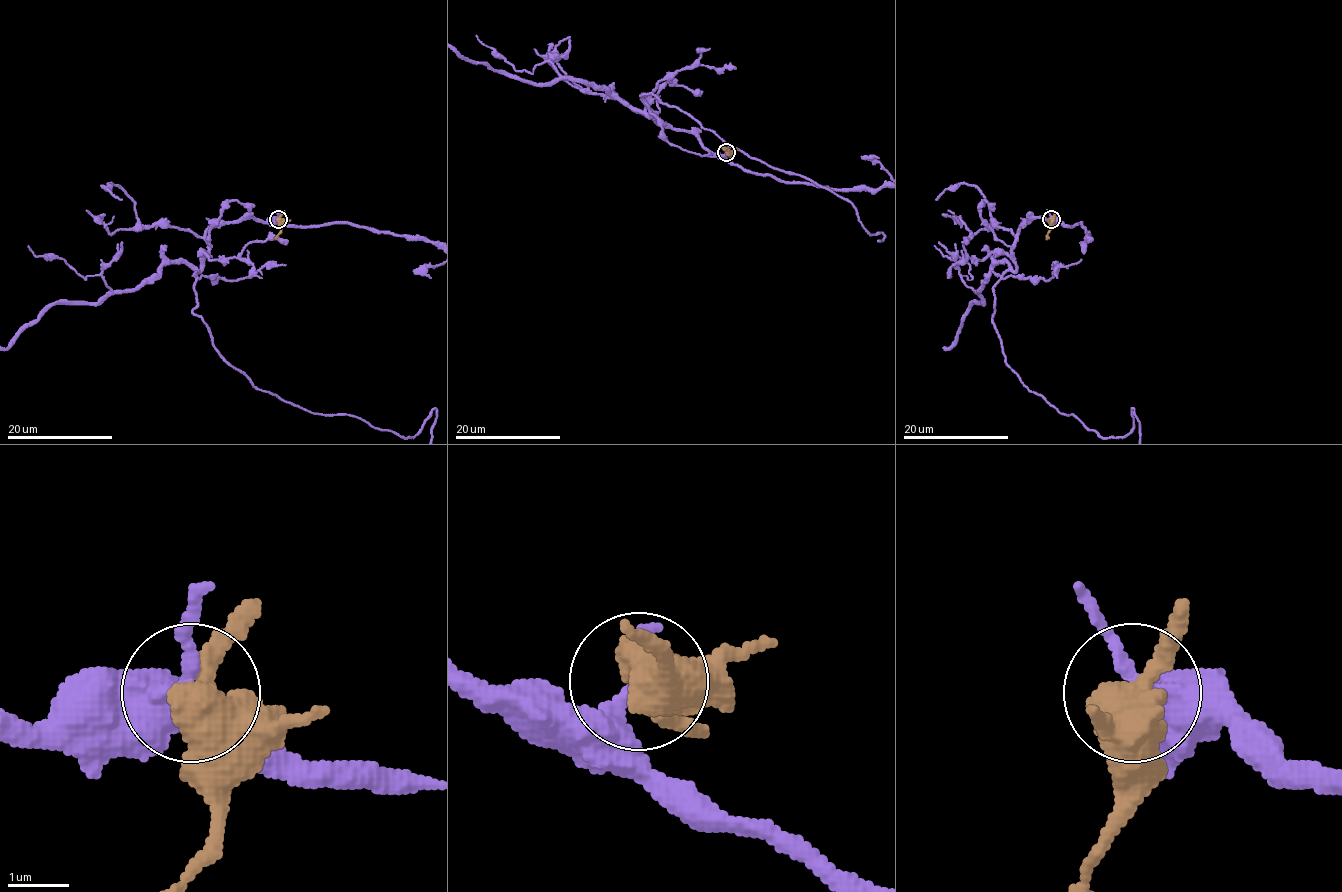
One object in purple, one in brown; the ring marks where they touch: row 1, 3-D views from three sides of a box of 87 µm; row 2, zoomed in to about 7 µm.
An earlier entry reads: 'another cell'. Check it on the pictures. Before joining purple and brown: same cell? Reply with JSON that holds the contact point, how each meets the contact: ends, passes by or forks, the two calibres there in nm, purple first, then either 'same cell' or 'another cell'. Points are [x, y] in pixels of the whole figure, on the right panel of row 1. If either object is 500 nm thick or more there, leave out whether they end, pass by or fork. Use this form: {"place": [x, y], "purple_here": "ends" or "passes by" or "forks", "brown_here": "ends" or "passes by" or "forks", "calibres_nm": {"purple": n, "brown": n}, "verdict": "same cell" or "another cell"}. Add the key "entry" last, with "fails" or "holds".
{"place": [1051, 219], "calibres_nm": {"purple": 300, "brown": 550}, "verdict": "another cell", "entry": "holds"}

